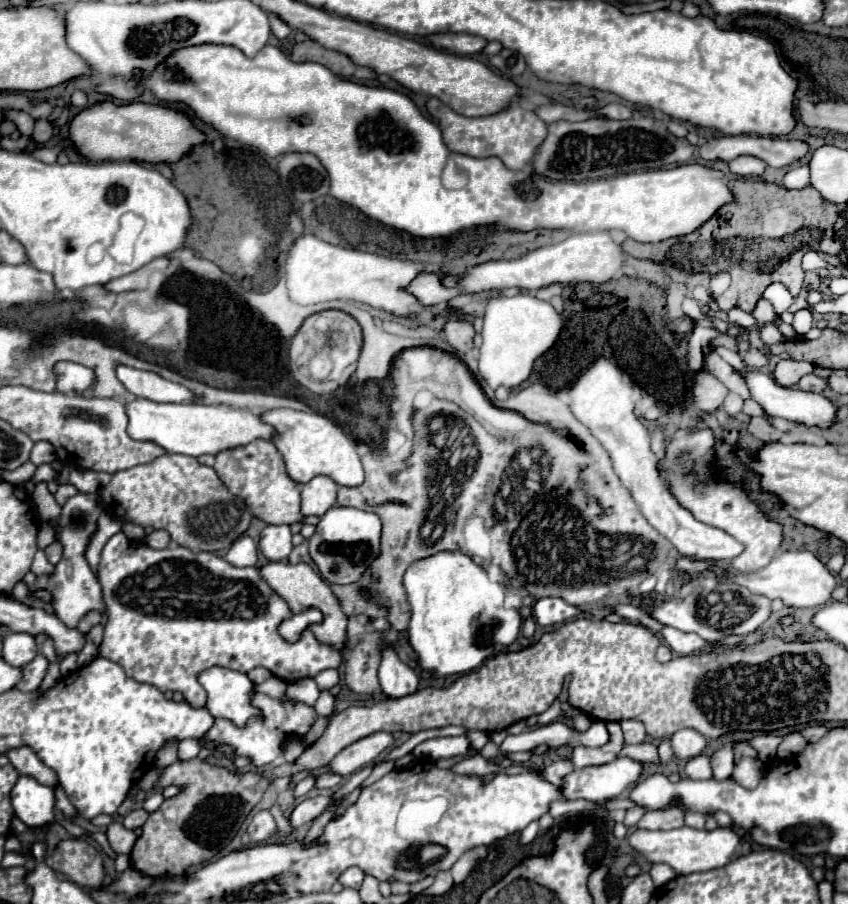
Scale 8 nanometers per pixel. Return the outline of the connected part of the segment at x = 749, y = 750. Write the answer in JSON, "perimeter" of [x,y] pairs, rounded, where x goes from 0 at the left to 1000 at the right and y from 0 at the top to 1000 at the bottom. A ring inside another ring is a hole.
{"perimeter":[[[884,819],[866,821],[866,843],[870,843],[873,838],[889,838],[889,841],[894,841],[894,830],[887,827]]]}

